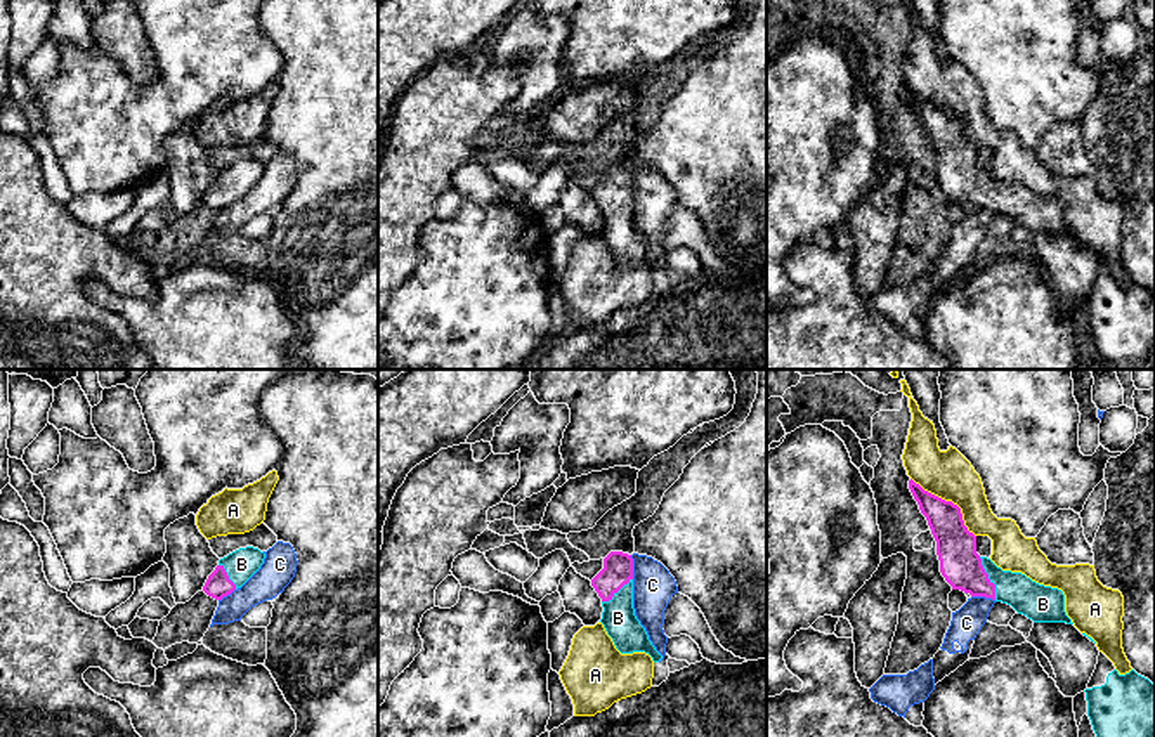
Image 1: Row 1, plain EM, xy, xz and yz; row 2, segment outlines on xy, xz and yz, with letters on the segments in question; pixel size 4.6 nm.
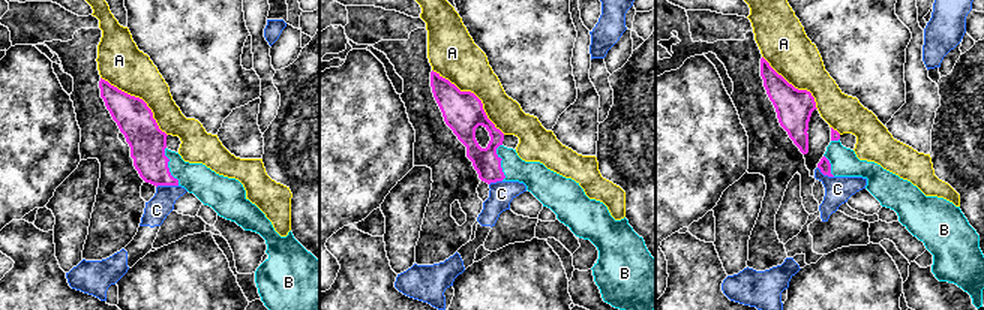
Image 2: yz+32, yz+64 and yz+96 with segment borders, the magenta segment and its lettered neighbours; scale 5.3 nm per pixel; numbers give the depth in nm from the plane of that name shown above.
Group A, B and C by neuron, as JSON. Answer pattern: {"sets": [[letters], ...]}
{"sets": [["A"], ["B"], ["C"]]}

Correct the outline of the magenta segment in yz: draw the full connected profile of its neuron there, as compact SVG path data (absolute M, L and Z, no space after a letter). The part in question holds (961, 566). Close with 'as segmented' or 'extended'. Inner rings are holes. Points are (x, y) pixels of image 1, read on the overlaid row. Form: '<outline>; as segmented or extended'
M912 479L909 489L936 541L940 572L952 590L1011 605L1034 623L1073 624L1065 612L1065 595L1021 572L1002 571L976 553L976 536L968 531L961 508L924 491Z; extended

